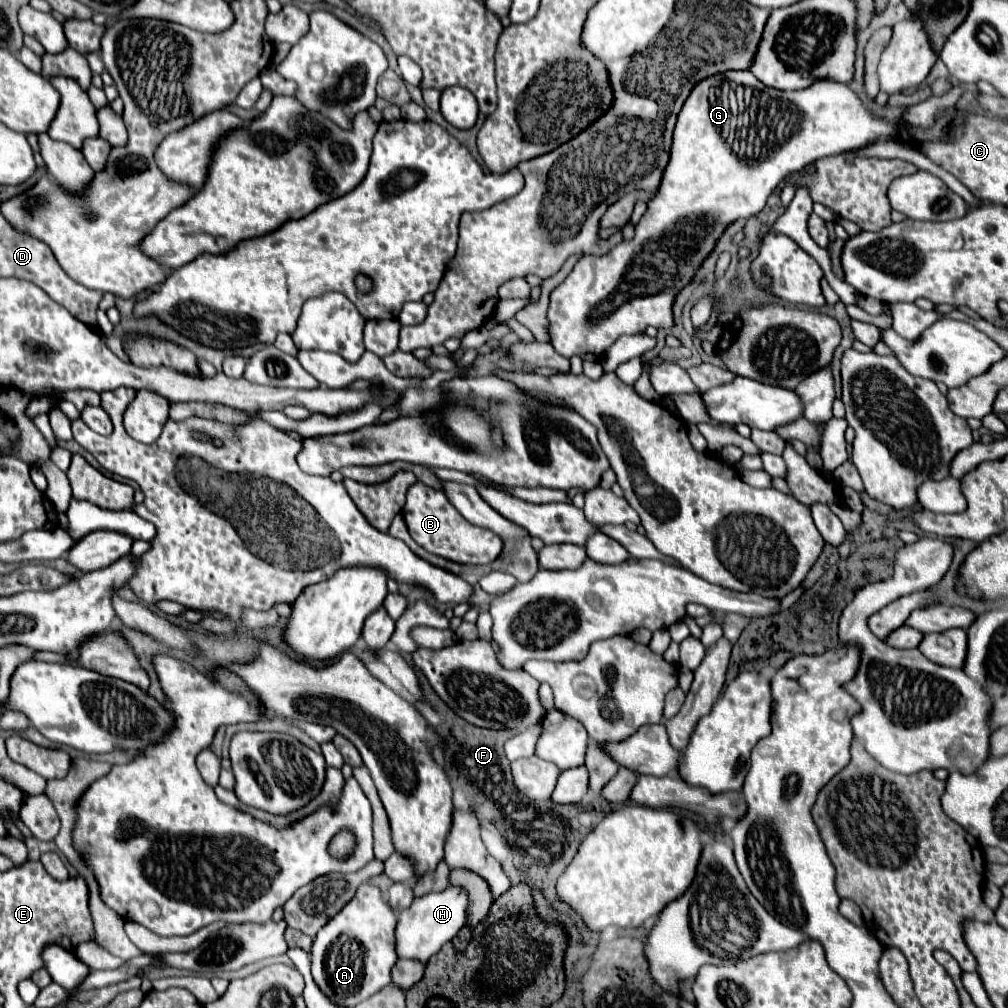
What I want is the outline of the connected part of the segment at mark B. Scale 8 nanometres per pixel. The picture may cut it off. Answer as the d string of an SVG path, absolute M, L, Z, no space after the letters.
M416 482L410 486L402 516L404 516L404 522L408 526L410 536L424 550L428 550L430 554L442 556L446 560L452 560L458 564L490 564L502 552L502 540L494 532L468 524L456 512L456 508L452 508L452 504L448 502L448 498L444 496L442 490L428 488L422 482Z

